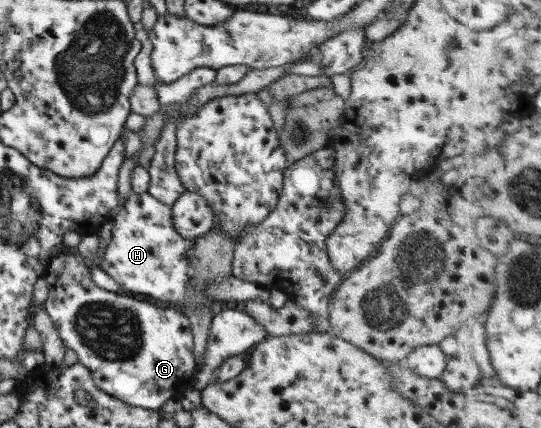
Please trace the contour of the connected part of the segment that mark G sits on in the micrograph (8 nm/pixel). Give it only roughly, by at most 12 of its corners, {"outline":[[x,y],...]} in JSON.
{"outline":[[51,259],[43,307],[100,391],[158,411],[198,370],[187,316]]}

